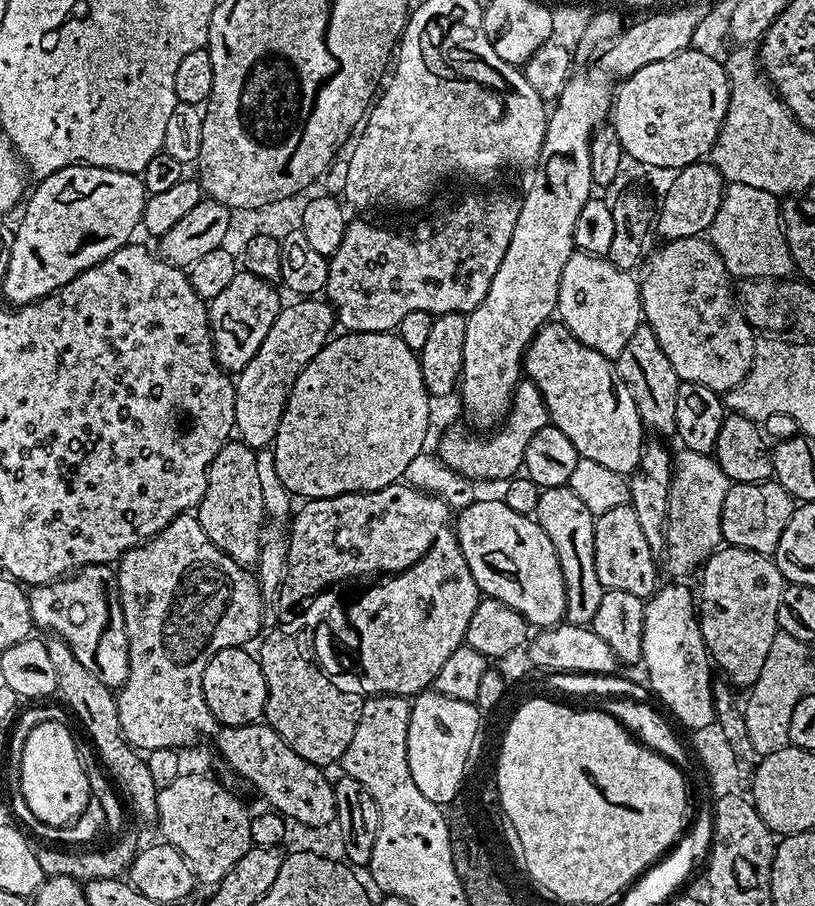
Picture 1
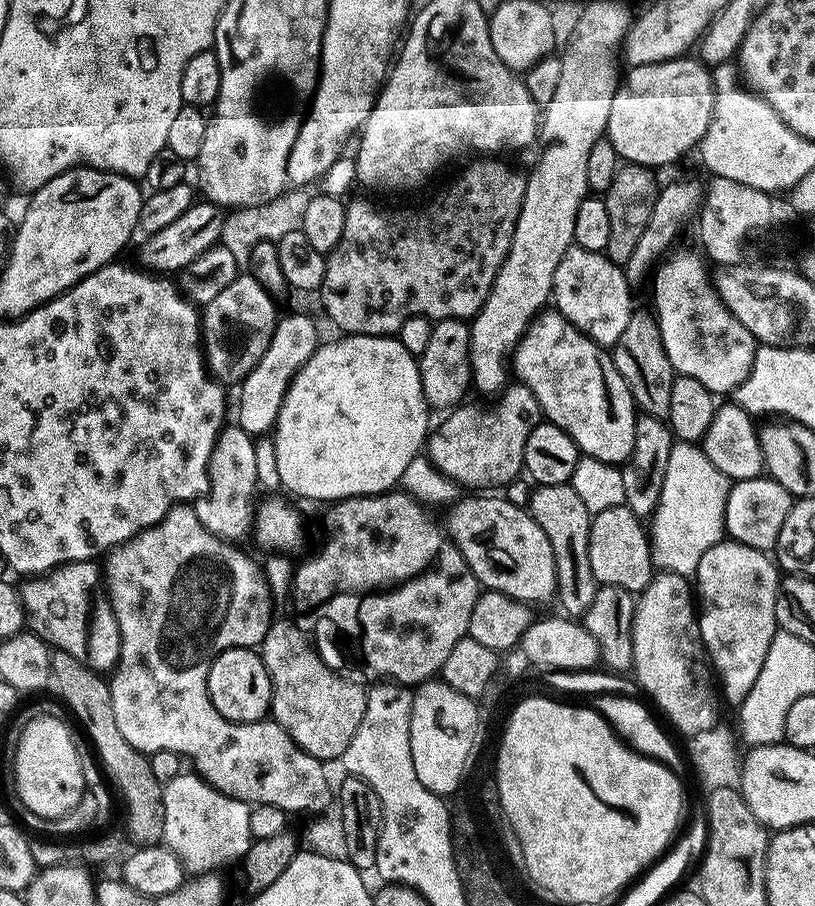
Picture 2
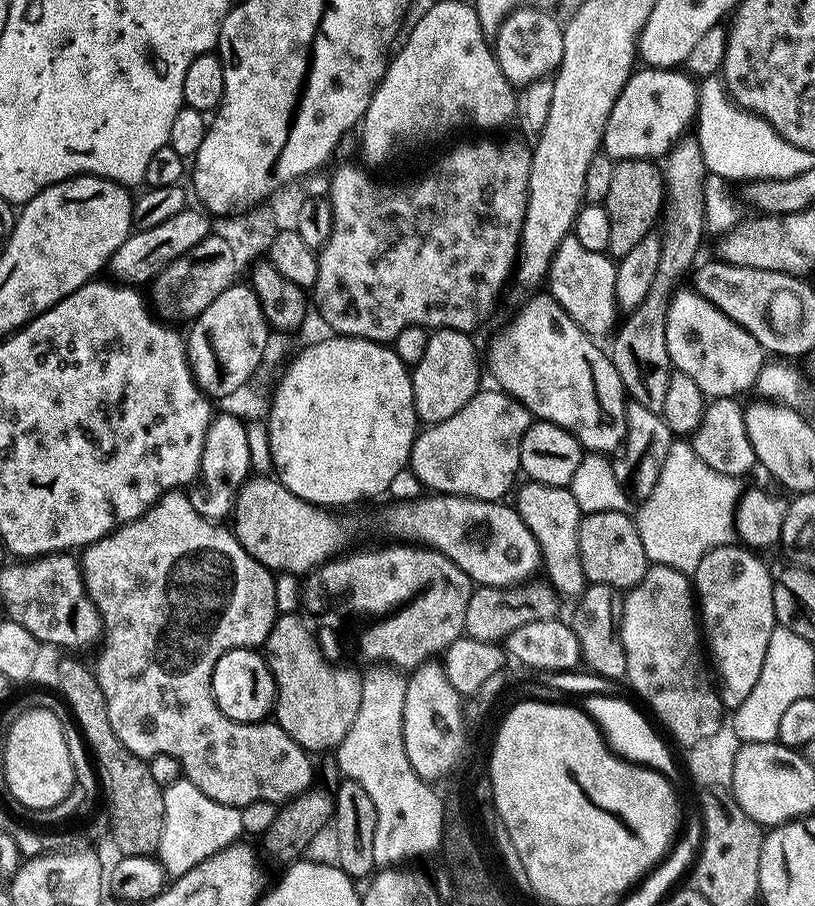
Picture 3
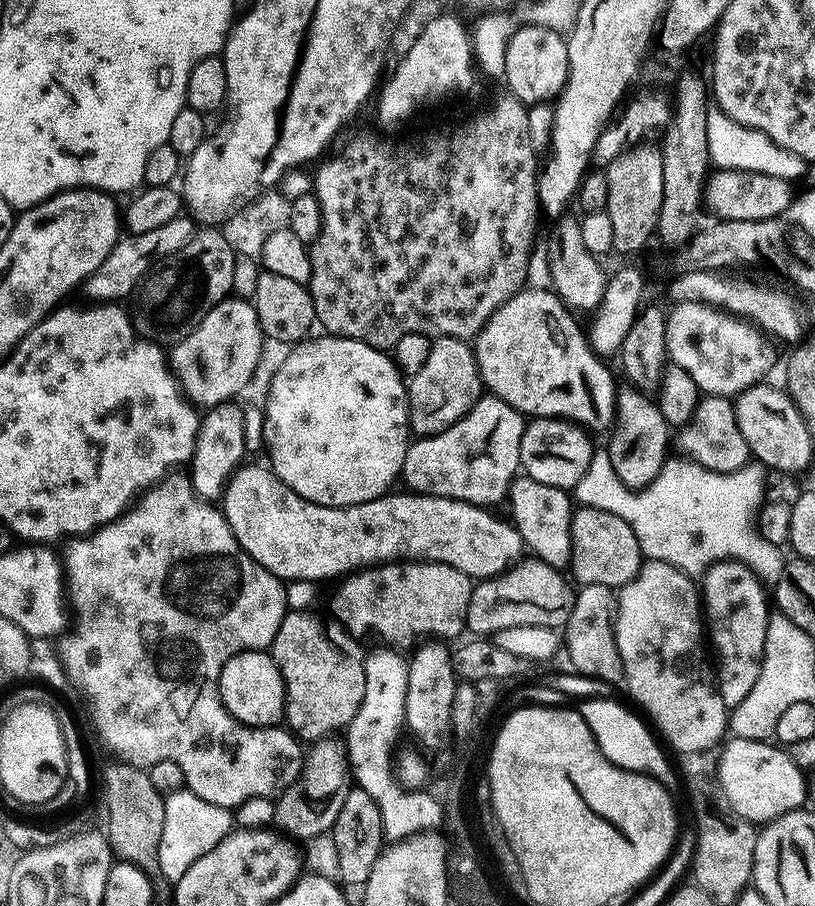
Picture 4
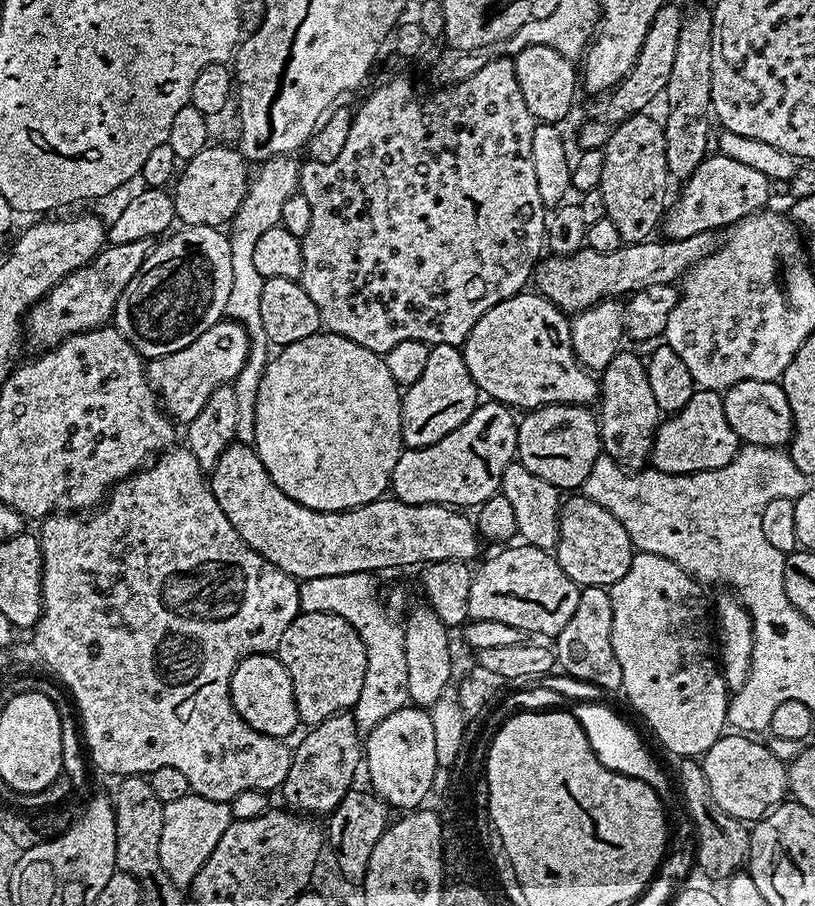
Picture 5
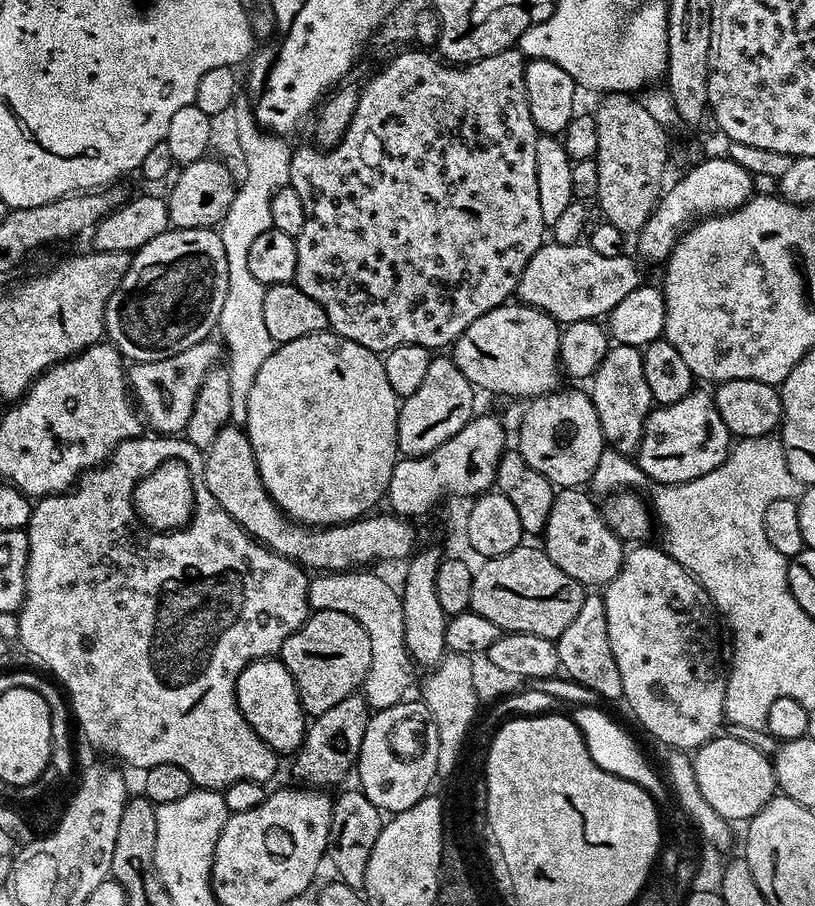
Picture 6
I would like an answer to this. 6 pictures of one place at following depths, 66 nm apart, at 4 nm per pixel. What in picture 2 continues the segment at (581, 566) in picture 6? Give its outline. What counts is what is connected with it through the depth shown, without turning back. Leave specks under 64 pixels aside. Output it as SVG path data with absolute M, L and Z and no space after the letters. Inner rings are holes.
M615 504L610 510L602 510L591 517L588 550L590 570L594 570L597 585L614 586L639 594L652 580L652 545L645 525L643 528L640 524L643 524L641 517L635 516L624 504Z

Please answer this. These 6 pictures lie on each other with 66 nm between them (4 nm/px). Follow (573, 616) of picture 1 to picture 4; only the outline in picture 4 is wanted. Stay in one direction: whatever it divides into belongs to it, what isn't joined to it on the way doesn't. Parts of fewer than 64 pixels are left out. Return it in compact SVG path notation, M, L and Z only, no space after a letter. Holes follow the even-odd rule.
M520 474L508 488L506 504L512 507L510 520L525 549L551 568L567 569L572 552L570 522L574 511L569 493L565 489L546 486L546 482L538 482L526 474Z

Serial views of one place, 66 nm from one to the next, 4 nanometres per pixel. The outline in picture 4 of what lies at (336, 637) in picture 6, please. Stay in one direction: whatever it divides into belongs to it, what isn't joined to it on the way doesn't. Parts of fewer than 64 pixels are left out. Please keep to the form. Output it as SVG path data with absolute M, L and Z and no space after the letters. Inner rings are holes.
M287 611L278 626L278 634L274 634L270 655L278 666L284 679L284 720L287 727L293 728L301 741L313 742L323 737L331 737L338 730L347 729L348 724L358 714L358 706L362 706L362 694L366 694L366 674L364 673L364 656L351 656L343 652L328 637L324 624L311 611Z

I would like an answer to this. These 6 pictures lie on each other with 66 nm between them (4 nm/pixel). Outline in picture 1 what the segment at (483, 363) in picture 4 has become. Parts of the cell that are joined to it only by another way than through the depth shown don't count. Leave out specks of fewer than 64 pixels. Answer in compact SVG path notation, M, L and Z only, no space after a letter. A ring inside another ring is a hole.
M549 322L529 342L522 368L527 379L538 386L551 423L574 442L580 457L602 462L602 466L621 474L630 474L640 467L646 429L626 382L622 382L609 357L578 342L564 324Z

